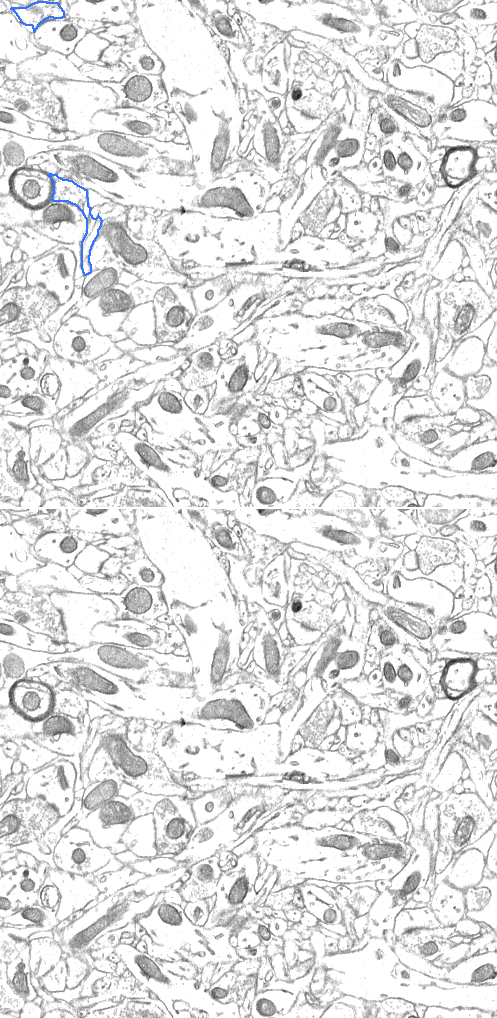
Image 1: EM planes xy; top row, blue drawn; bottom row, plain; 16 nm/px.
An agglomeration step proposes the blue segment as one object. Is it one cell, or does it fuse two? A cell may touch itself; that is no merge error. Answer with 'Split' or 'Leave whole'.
Split

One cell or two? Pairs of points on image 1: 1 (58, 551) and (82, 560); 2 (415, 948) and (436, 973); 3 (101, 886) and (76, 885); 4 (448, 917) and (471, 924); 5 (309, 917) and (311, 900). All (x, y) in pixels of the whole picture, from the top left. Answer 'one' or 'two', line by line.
1: two
2: one
3: two
4: two
5: two

